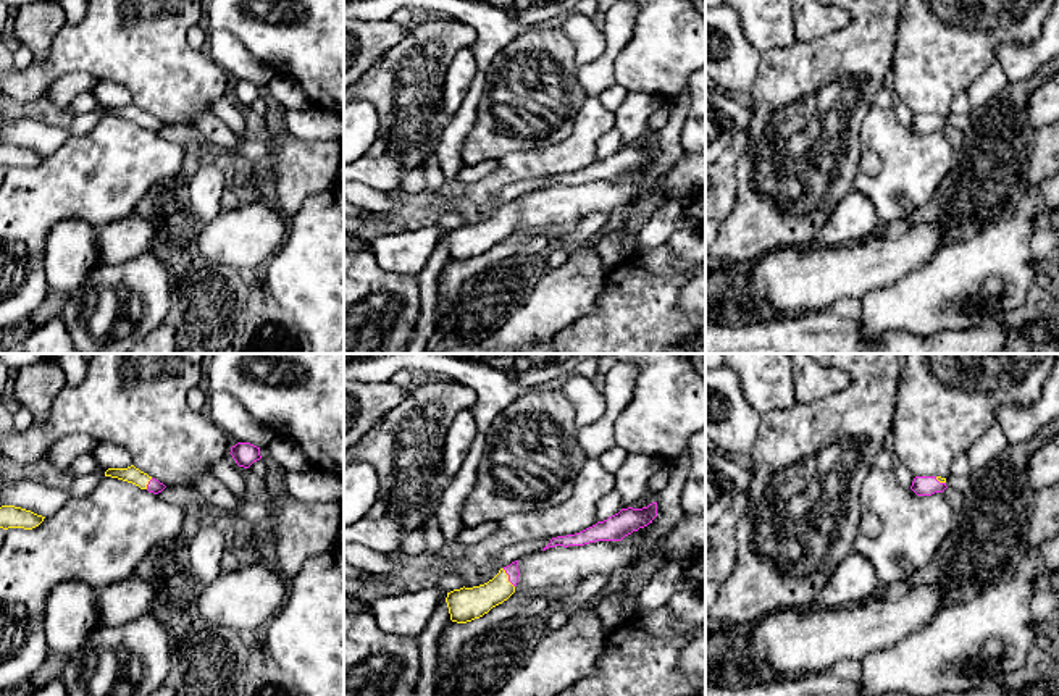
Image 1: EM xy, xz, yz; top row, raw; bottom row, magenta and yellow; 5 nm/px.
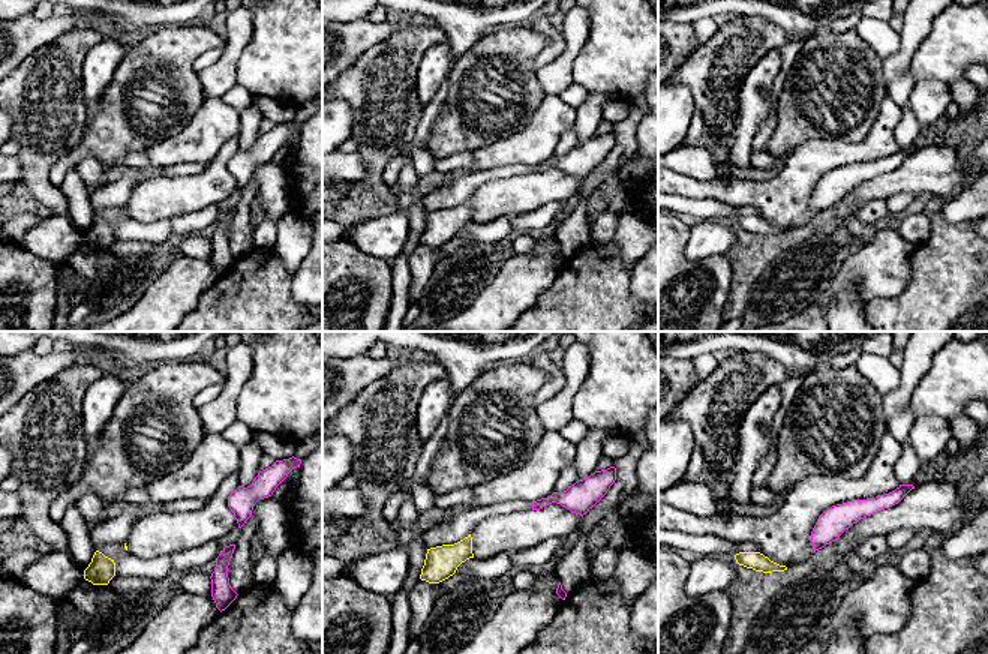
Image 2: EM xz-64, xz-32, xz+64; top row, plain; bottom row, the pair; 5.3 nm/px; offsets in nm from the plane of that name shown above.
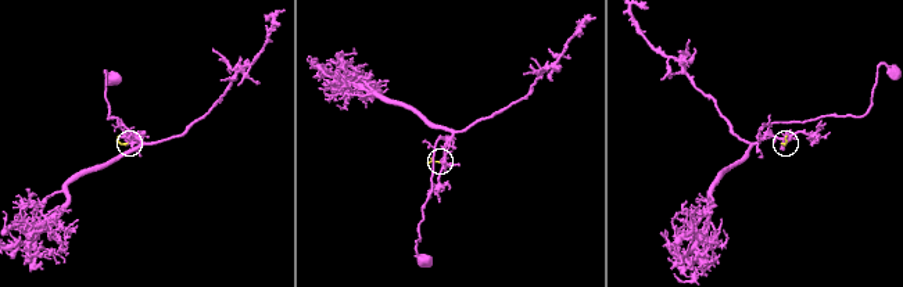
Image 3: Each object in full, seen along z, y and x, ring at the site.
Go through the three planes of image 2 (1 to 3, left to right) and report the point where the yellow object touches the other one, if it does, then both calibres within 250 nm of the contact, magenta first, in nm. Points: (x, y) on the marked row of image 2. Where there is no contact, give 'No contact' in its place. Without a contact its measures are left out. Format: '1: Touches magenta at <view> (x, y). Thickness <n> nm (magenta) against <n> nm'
1: No contact
2: No contact
3: No contact

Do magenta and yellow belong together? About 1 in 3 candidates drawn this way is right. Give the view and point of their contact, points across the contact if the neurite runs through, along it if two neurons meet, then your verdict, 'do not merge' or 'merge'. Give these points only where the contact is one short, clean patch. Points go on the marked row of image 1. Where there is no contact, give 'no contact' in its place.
meets magenta in xz at (509, 578); runs through xz (512, 570), (509, 578), (496, 591), (467, 604); merge

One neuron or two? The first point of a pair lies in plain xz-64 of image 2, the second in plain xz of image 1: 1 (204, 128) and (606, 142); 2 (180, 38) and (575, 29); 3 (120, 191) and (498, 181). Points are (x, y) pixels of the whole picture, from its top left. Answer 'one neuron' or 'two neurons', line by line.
1: two neurons
2: two neurons
3: two neurons

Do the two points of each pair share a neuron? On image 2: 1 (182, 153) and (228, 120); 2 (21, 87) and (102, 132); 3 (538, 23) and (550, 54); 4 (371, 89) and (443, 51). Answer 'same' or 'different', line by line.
1: same
2: different
3: same
4: different

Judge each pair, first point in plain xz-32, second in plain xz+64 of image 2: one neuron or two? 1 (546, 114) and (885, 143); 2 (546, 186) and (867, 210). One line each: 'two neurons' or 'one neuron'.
1: one neuron
2: two neurons

